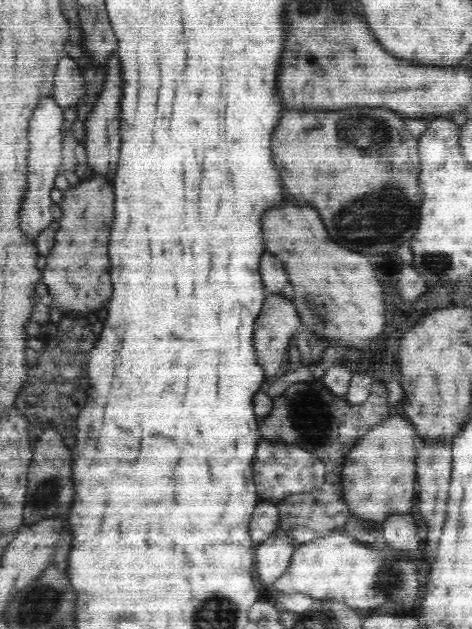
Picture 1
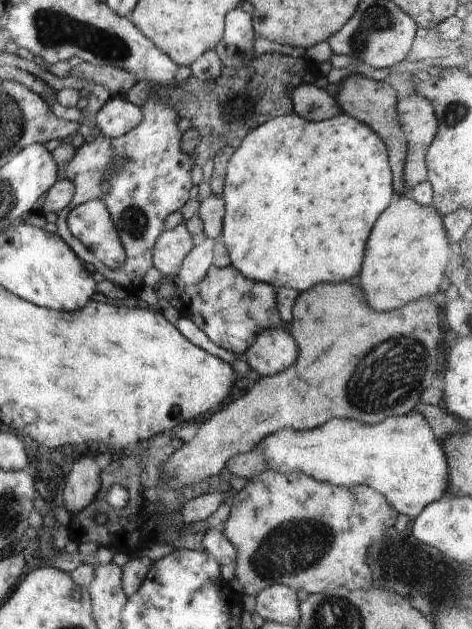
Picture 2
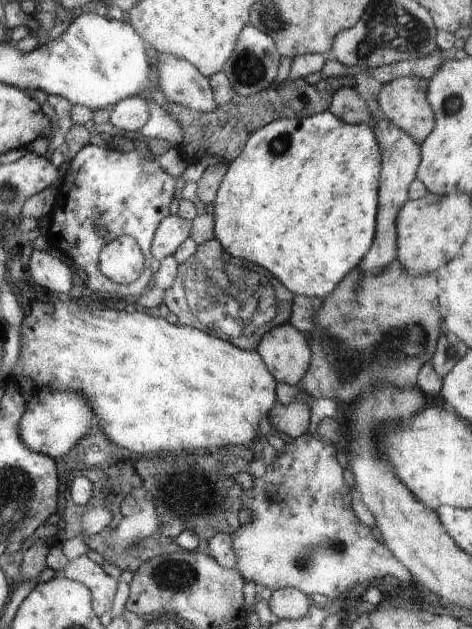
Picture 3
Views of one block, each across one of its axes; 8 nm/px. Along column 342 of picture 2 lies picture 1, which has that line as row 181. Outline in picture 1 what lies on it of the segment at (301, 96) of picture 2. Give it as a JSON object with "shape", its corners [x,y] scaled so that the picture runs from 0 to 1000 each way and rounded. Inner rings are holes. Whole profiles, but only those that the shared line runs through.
{"shape":[[[237,86],[220,103],[227,114],[222,135],[212,148],[212,156],[182,191],[180,235],[186,238],[186,262],[208,278],[220,278],[229,288],[239,289],[252,261],[252,243],[256,238],[256,161],[261,153],[258,110],[252,105],[250,87]]]}

